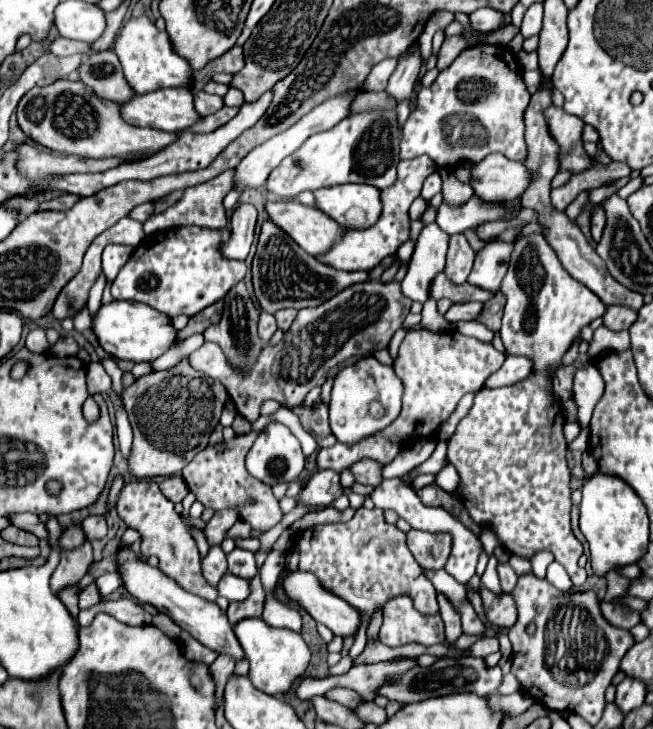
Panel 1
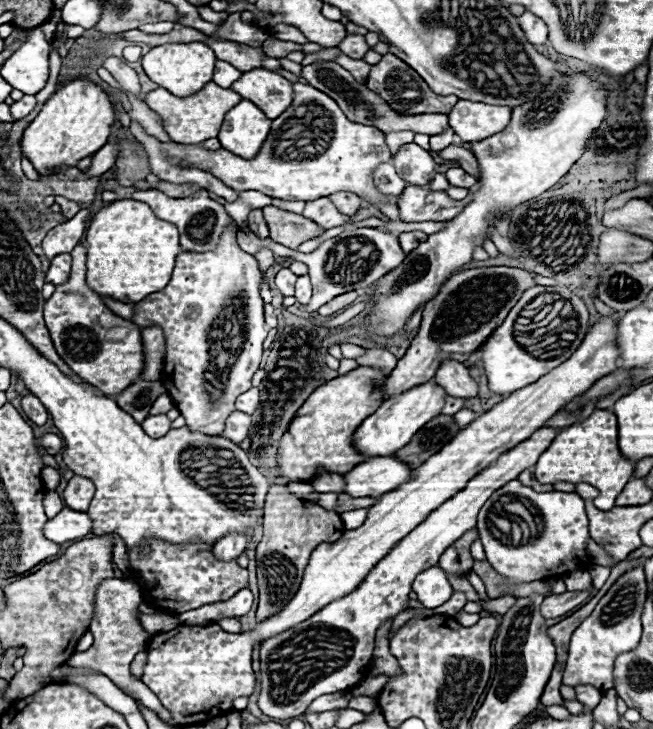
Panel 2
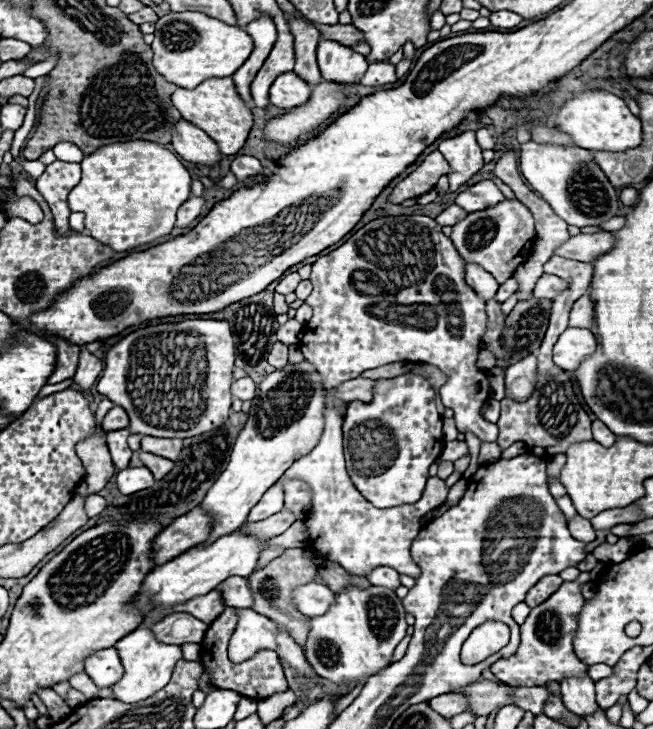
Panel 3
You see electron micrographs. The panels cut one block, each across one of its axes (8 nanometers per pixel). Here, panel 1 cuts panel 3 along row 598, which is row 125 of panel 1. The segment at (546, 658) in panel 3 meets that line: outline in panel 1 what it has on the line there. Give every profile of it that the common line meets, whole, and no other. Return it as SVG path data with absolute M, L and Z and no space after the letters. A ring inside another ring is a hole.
M548 106L544 110L544 118L546 118L552 138L560 146L558 170L560 172L568 170L572 174L580 174L584 170L590 170L592 158L586 154L586 150L582 146L580 118L572 118L570 114L564 114L564 110L560 110L556 106Z

